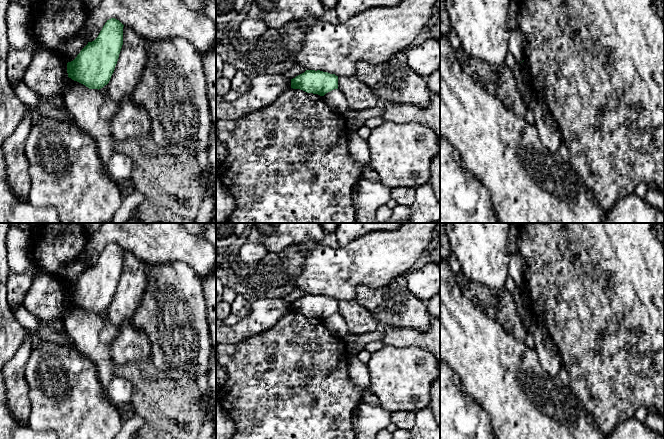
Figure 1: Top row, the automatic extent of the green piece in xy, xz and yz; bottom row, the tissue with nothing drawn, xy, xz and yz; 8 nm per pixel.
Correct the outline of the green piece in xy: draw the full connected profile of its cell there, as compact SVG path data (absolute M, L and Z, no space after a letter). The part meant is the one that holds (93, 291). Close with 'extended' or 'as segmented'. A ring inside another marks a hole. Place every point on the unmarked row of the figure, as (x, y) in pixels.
M117 243L107 244L98 261L80 275L77 281L67 287L68 301L89 313L101 313L107 309L114 296L123 269L124 249Z; as segmented

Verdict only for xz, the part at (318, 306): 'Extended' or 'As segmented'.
As segmented

